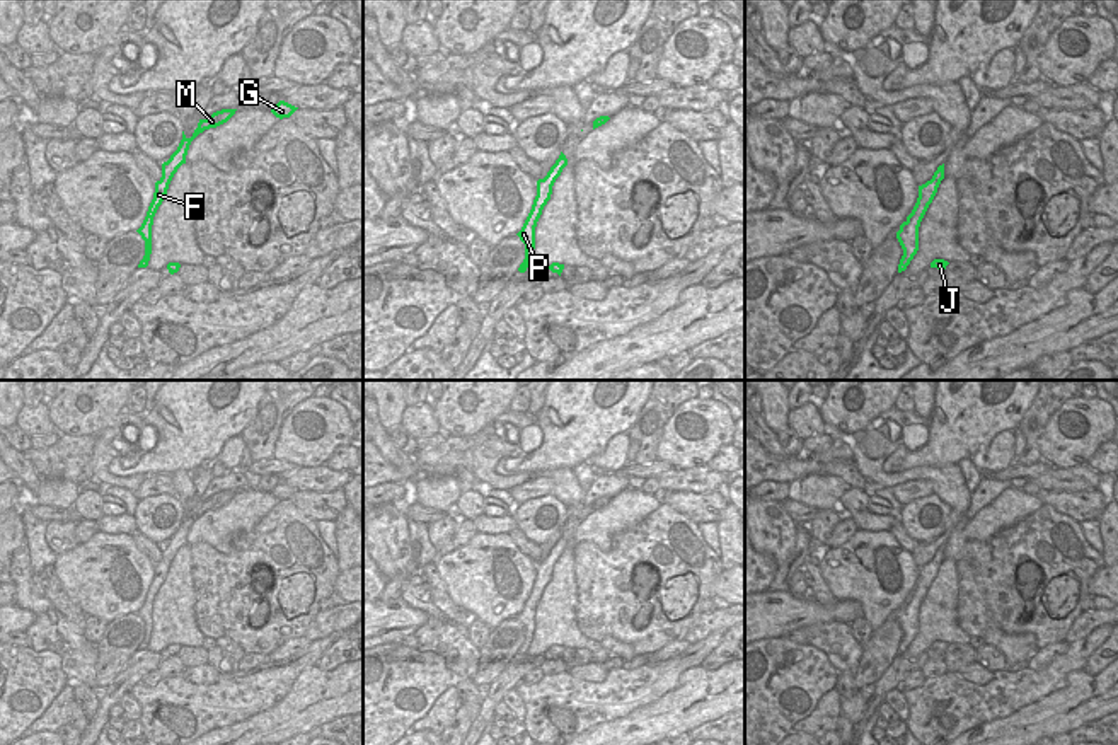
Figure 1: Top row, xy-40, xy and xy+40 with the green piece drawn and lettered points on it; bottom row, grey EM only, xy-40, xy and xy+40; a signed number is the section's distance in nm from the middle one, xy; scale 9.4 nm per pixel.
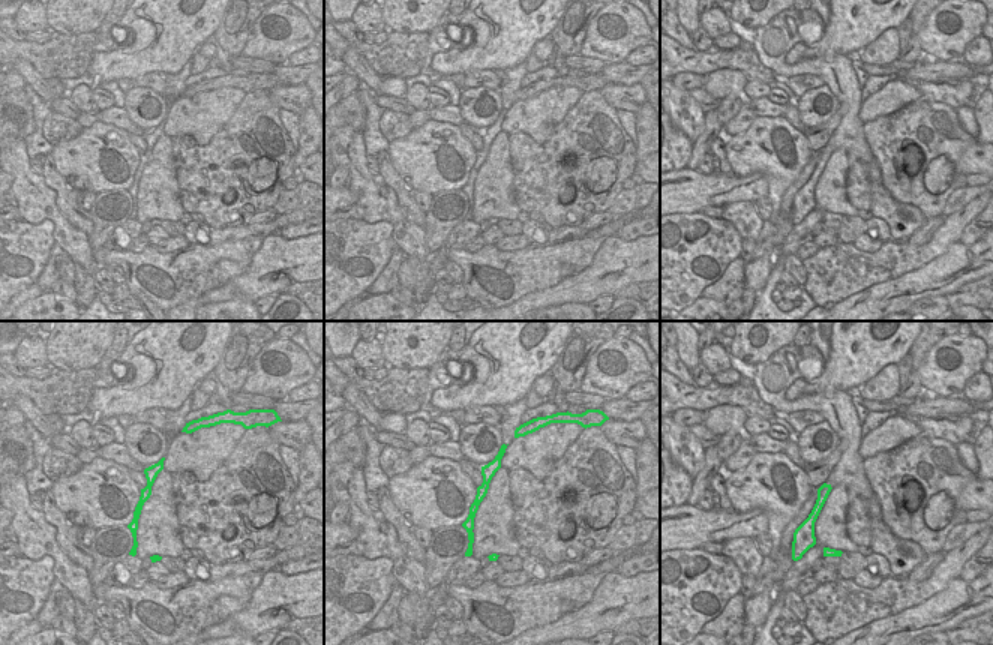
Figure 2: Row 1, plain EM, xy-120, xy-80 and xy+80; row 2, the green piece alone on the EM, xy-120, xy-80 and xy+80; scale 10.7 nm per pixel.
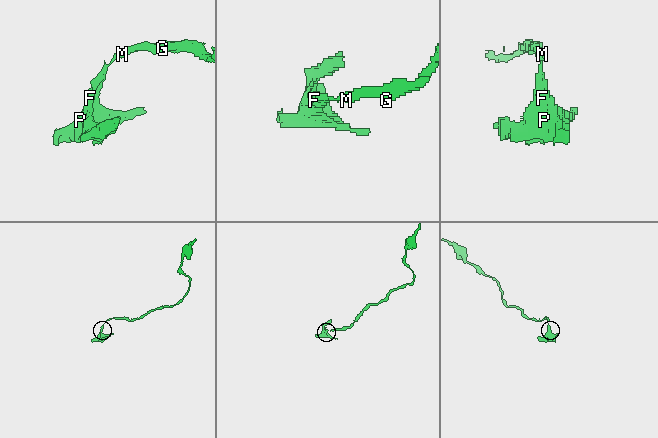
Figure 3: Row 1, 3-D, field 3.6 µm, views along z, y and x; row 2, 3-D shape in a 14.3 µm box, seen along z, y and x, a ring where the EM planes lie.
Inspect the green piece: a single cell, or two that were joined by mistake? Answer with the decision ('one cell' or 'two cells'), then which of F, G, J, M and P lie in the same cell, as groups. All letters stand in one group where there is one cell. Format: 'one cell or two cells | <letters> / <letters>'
two cells | F J P / G M

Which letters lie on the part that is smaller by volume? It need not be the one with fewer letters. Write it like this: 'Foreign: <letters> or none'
Foreign: F, J, P

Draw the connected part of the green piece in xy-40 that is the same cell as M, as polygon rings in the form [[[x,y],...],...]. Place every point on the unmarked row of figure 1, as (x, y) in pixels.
[[[222,491],[222,493],[213,494],[206,501],[199,501],[198,510],[194,511],[194,515],[199,517],[205,511],[216,510],[216,508],[227,505],[235,496],[235,493],[237,491]]]

